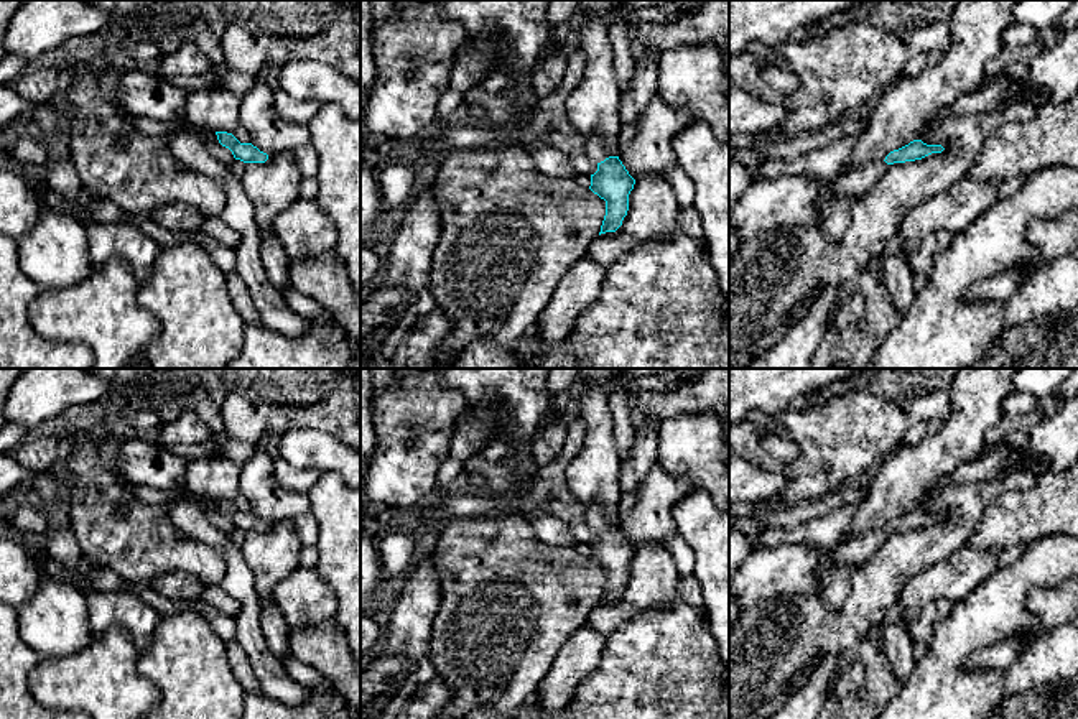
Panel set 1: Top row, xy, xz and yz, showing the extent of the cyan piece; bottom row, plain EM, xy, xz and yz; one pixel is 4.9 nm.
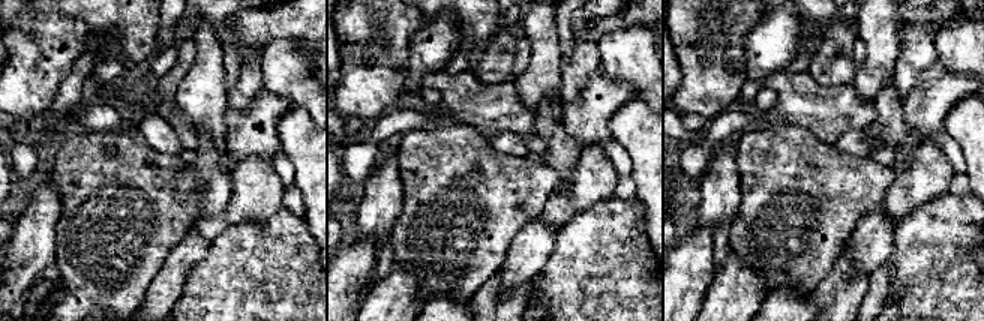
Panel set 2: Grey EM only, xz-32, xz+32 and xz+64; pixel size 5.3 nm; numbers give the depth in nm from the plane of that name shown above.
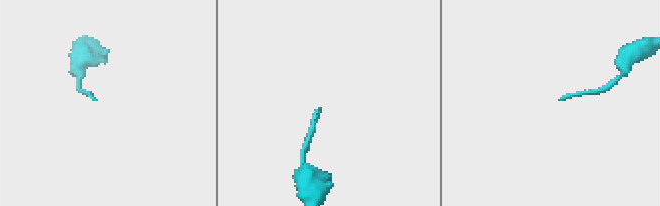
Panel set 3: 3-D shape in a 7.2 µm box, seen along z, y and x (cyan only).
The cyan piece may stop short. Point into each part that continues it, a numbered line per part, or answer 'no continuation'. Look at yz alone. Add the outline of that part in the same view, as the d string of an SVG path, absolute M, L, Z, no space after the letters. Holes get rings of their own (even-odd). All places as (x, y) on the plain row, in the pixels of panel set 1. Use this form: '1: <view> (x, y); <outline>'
1: yz (789, 568); M874 528L838 541L826 551L808 545L755 548L731 584L739 610L785 594L816 592L823 563L857 569L884 545L887 535L884 528Z

